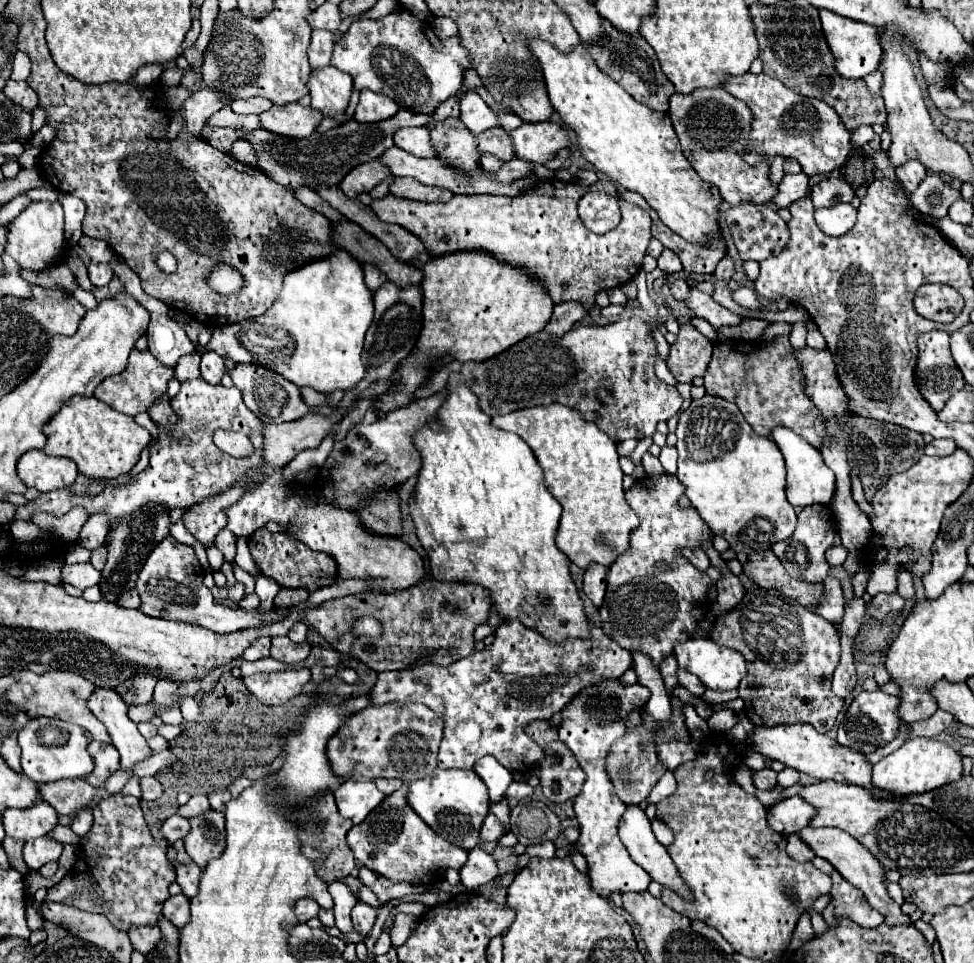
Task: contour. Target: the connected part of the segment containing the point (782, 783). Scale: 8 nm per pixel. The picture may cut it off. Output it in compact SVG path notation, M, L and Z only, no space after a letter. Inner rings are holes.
M786 768L786 770L782 770L782 772L778 774L778 786L780 786L782 790L796 786L798 780L800 780L800 774L798 774L794 768Z

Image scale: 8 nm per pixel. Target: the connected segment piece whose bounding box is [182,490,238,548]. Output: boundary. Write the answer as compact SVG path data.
M230 490L230 494L222 494L222 498L214 498L214 502L206 502L206 506L196 506L194 510L186 510L182 516L188 532L202 542L204 548L214 546L216 534L226 526L226 506L238 498L238 490Z

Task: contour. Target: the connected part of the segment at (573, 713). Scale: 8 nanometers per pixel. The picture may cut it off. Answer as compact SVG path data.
M618 678L598 680L588 688L582 688L564 708L562 722L558 726L560 740L572 750L580 768L586 772L582 792L574 798L574 812L580 824L578 850L588 862L588 876L594 892L608 898L610 892L644 892L650 884L650 876L638 864L632 862L628 850L618 838L618 820L626 810L626 804L618 798L616 788L606 772L606 758L612 744L626 734L626 720L632 710L638 710L650 698L650 690L640 684L626 686Z

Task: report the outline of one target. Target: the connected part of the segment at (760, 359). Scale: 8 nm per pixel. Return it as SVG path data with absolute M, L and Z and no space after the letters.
M778 336L772 346L754 346L748 342L716 344L712 360L704 374L704 388L712 396L722 396L734 402L744 414L746 422L760 436L770 436L774 428L790 428L814 448L820 448L824 438L824 424L818 408L802 390L802 372L792 358L788 336Z

